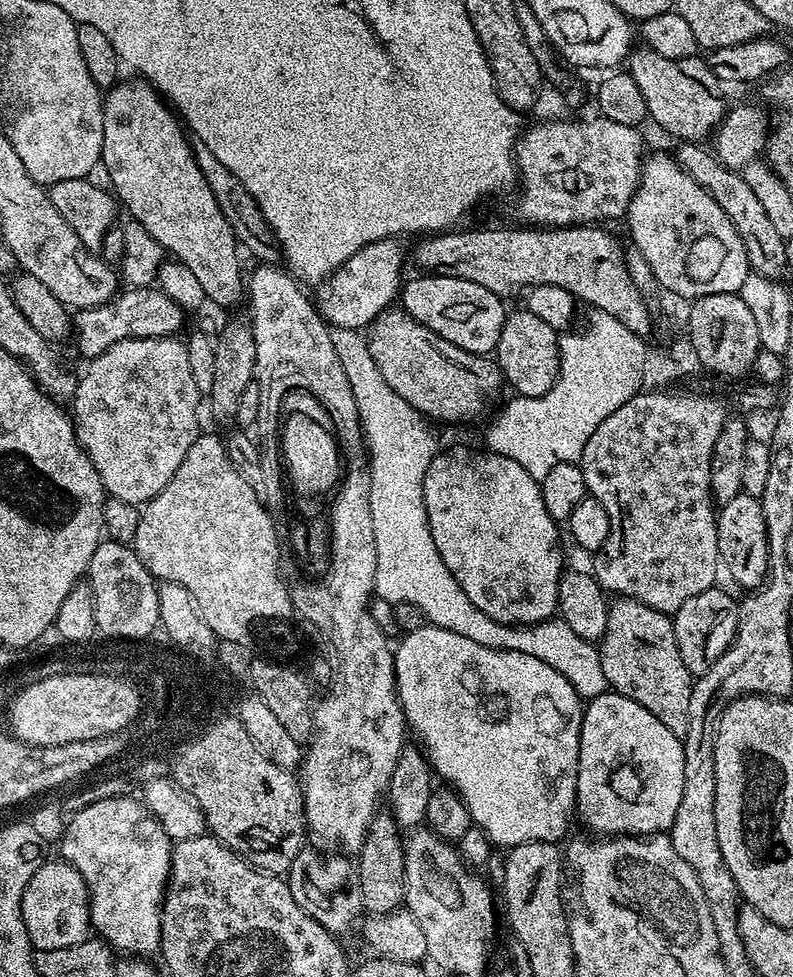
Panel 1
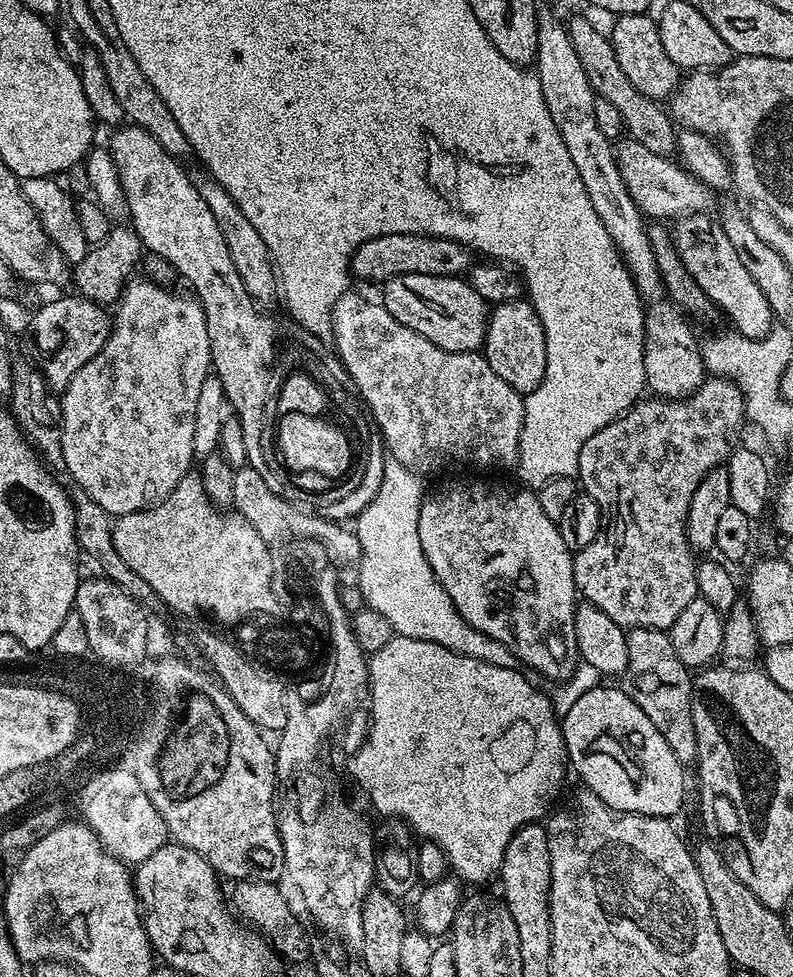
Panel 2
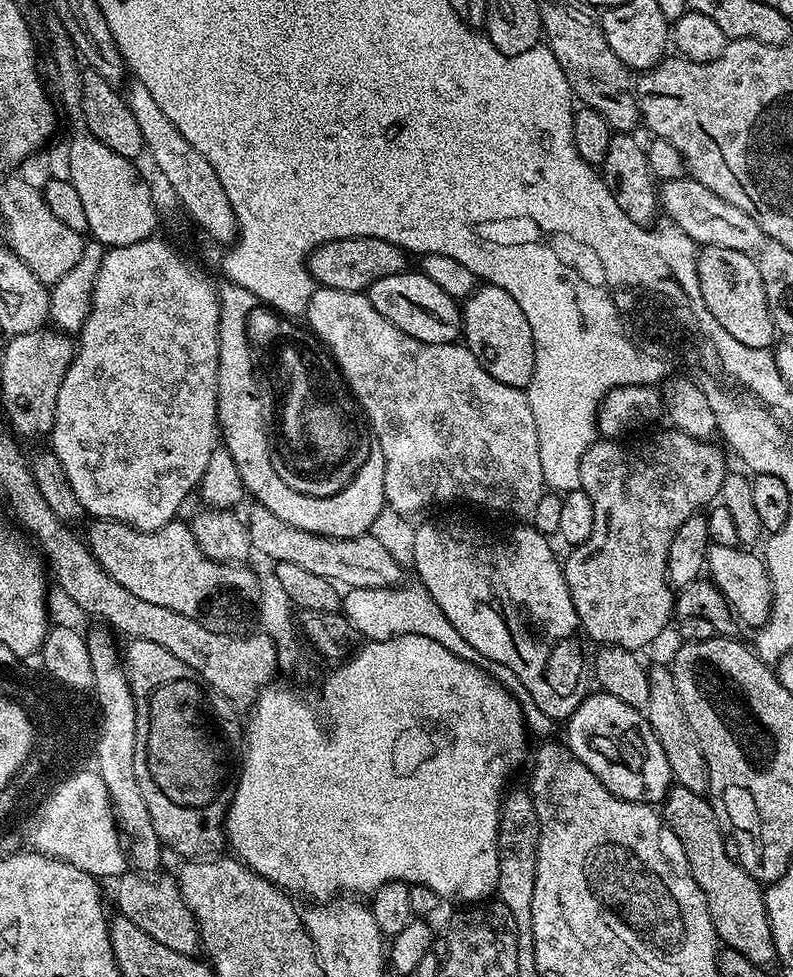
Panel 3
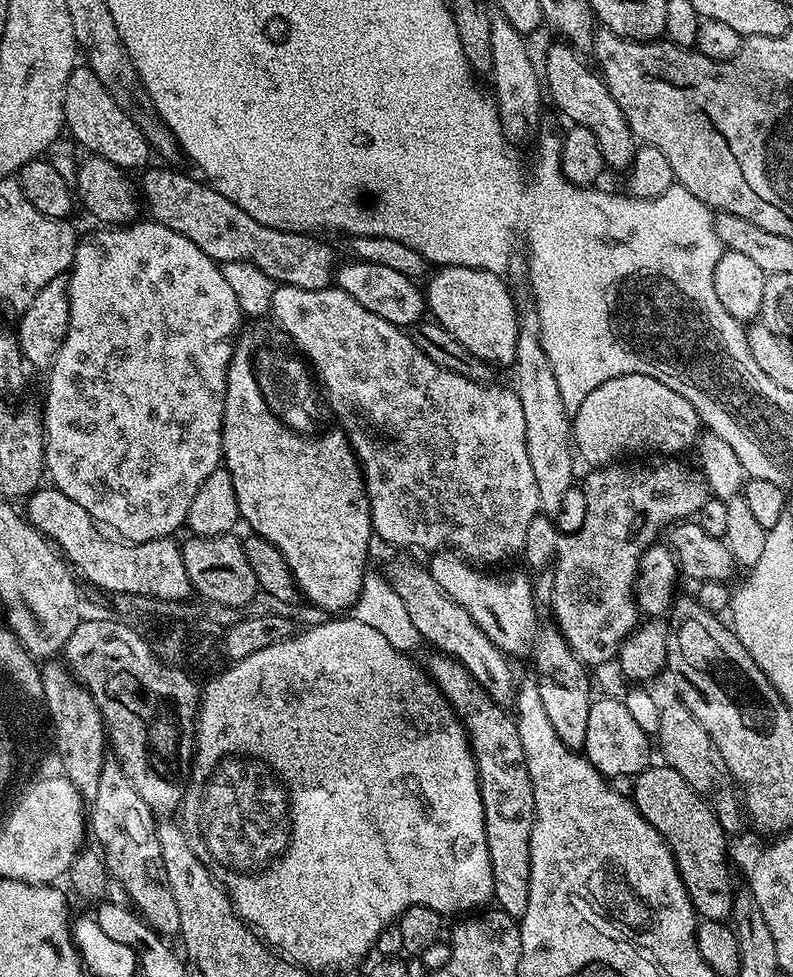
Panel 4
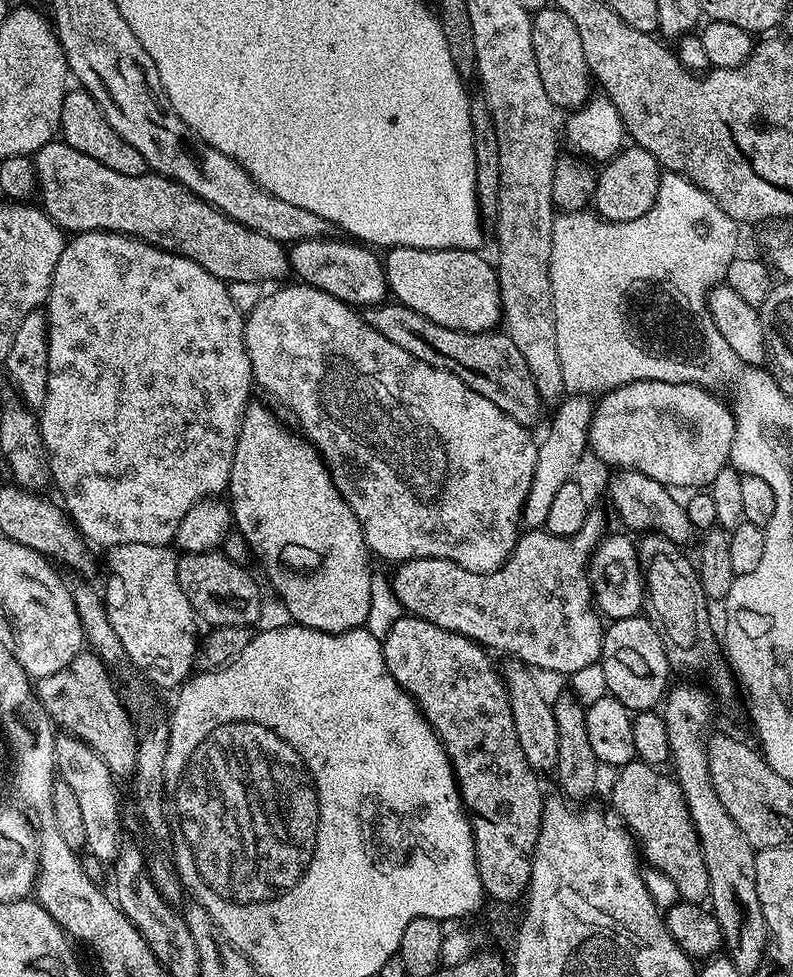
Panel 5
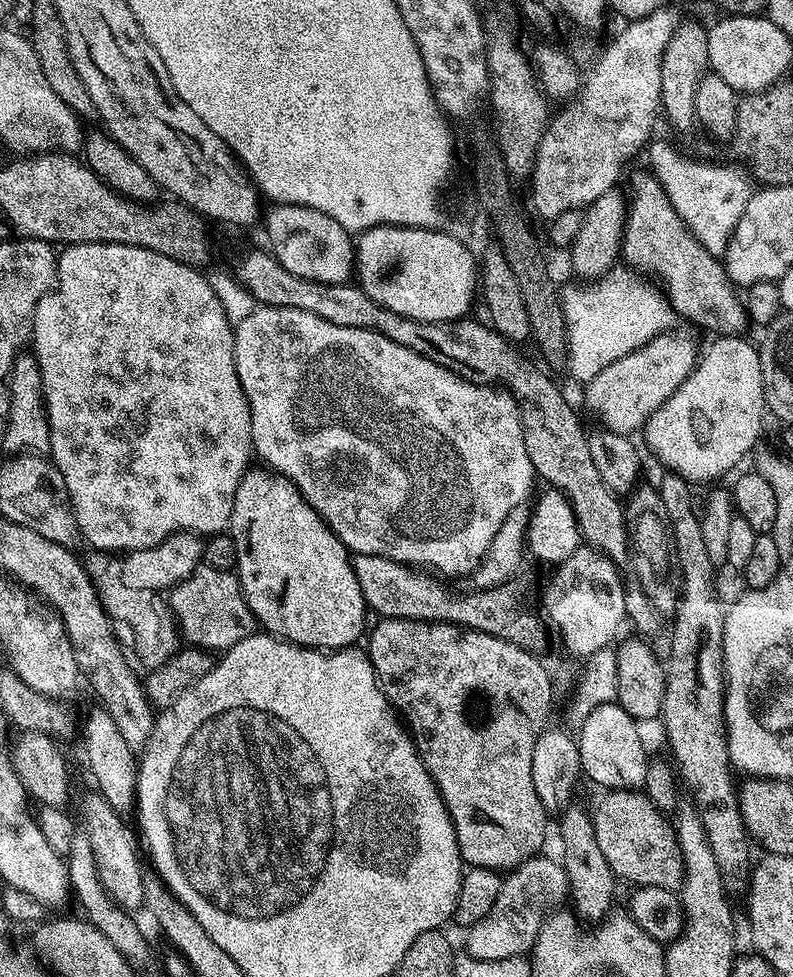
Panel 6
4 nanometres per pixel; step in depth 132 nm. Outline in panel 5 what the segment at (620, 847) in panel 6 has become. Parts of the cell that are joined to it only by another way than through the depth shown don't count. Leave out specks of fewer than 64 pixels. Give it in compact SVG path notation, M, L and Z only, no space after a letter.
M639 758L632 759L629 764L623 765L617 772L620 773L617 774L616 781L612 784L613 809L611 808L611 811L618 817L619 823L632 833L647 867L649 864L650 867L657 868L676 887L677 897L680 900L689 900L692 904L707 901L710 874L706 874L706 858L702 858L700 839L694 822L690 818L690 810L686 806L686 798L679 784L669 773L667 776L664 770L646 764Z

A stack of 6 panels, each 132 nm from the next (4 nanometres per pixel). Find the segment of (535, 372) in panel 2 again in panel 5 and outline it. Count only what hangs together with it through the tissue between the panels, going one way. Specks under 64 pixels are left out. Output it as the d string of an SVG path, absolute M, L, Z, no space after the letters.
M387 249L382 263L389 293L438 326L459 332L491 332L502 320L500 283L493 261L480 255L484 254L470 250Z

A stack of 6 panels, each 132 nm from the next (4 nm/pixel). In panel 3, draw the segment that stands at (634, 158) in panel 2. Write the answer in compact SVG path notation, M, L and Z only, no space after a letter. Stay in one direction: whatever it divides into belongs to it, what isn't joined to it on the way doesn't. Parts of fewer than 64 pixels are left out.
M691 178L665 180L659 185L658 199L663 211L668 211L667 219L677 224L697 246L726 246L730 250L752 254L765 243L764 232L750 214L738 210L738 206L730 206L726 198L718 198L718 194L706 190L702 182Z

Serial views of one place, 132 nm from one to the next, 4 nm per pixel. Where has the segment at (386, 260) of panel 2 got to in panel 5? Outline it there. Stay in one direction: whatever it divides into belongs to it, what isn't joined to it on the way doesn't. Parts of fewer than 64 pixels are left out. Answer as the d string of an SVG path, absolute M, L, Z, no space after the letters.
M54 138L34 154L38 200L44 213L68 234L116 232L144 240L167 252L198 262L202 270L228 284L260 284L289 275L288 248L258 230L234 222L190 190L149 170L141 176L118 174L86 158L63 139Z

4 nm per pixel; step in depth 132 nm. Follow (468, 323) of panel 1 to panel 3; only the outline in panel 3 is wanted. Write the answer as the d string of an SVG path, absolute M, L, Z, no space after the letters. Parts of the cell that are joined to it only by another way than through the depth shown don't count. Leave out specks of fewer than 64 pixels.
M405 270L402 274L390 274L390 278L378 278L378 282L367 288L366 295L386 322L410 334L410 338L418 338L418 342L450 344L461 335L461 305L419 270Z

